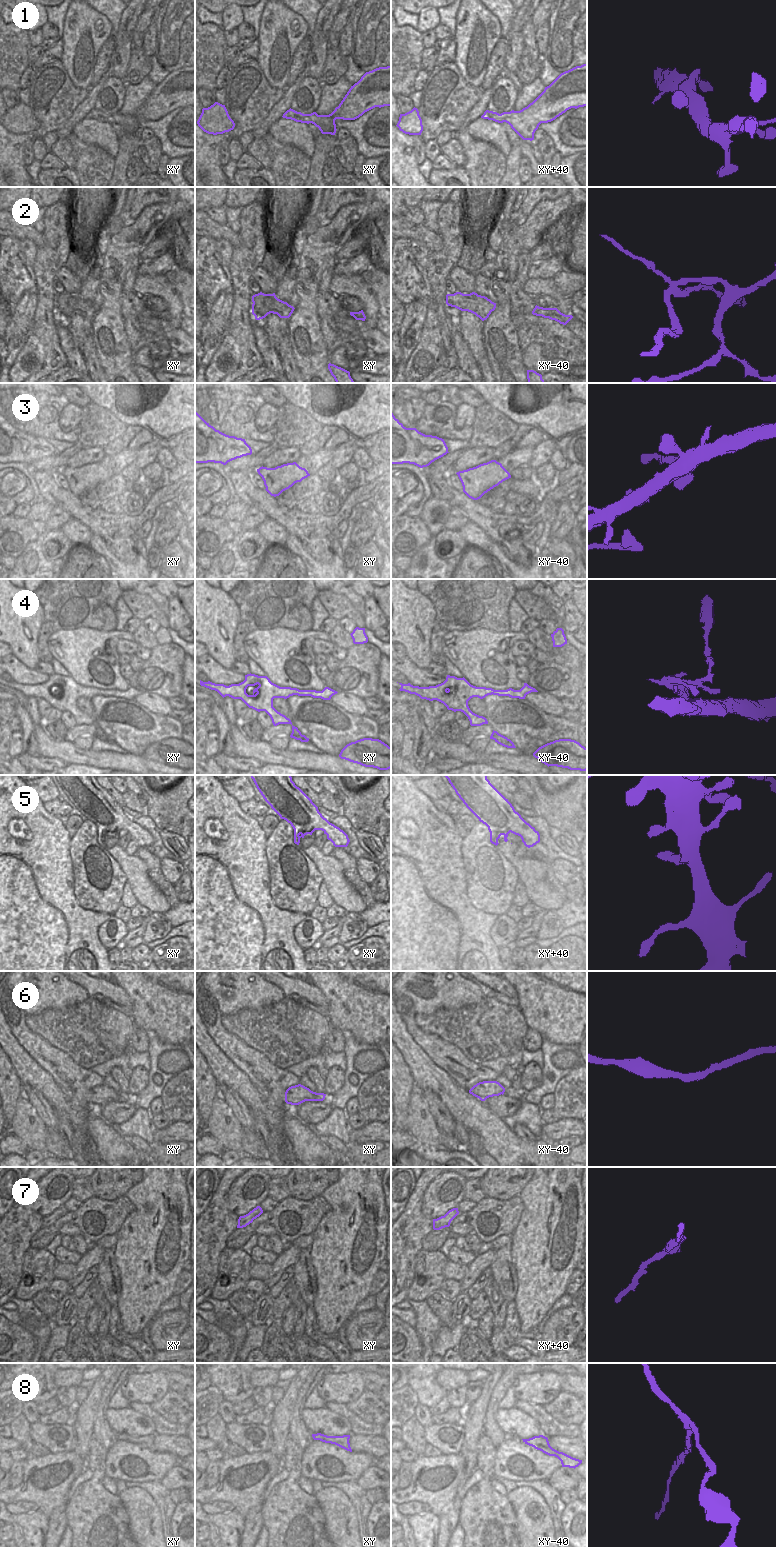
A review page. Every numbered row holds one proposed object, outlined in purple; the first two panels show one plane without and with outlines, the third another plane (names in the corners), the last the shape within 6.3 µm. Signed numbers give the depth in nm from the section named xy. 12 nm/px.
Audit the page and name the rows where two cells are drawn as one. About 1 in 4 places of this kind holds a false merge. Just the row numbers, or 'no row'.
2, 4

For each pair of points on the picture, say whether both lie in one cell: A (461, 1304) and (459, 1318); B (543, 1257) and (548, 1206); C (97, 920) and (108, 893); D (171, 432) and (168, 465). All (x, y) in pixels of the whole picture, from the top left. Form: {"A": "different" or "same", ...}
{"A": "same", "B": "same", "C": "different", "D": "different"}

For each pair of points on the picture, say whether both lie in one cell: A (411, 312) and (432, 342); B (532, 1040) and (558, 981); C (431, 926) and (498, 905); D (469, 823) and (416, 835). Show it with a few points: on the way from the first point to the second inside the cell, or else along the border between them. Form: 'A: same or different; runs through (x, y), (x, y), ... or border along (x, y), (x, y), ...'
A: different; border along (428, 304), (420, 337), (413, 349)
B: different; border along (528, 1027), (536, 1030), (543, 1038)
C: different; border along (466, 892), (470, 902), (477, 909), (497, 916)
D: different; border along (454, 822), (457, 832), (462, 838)

